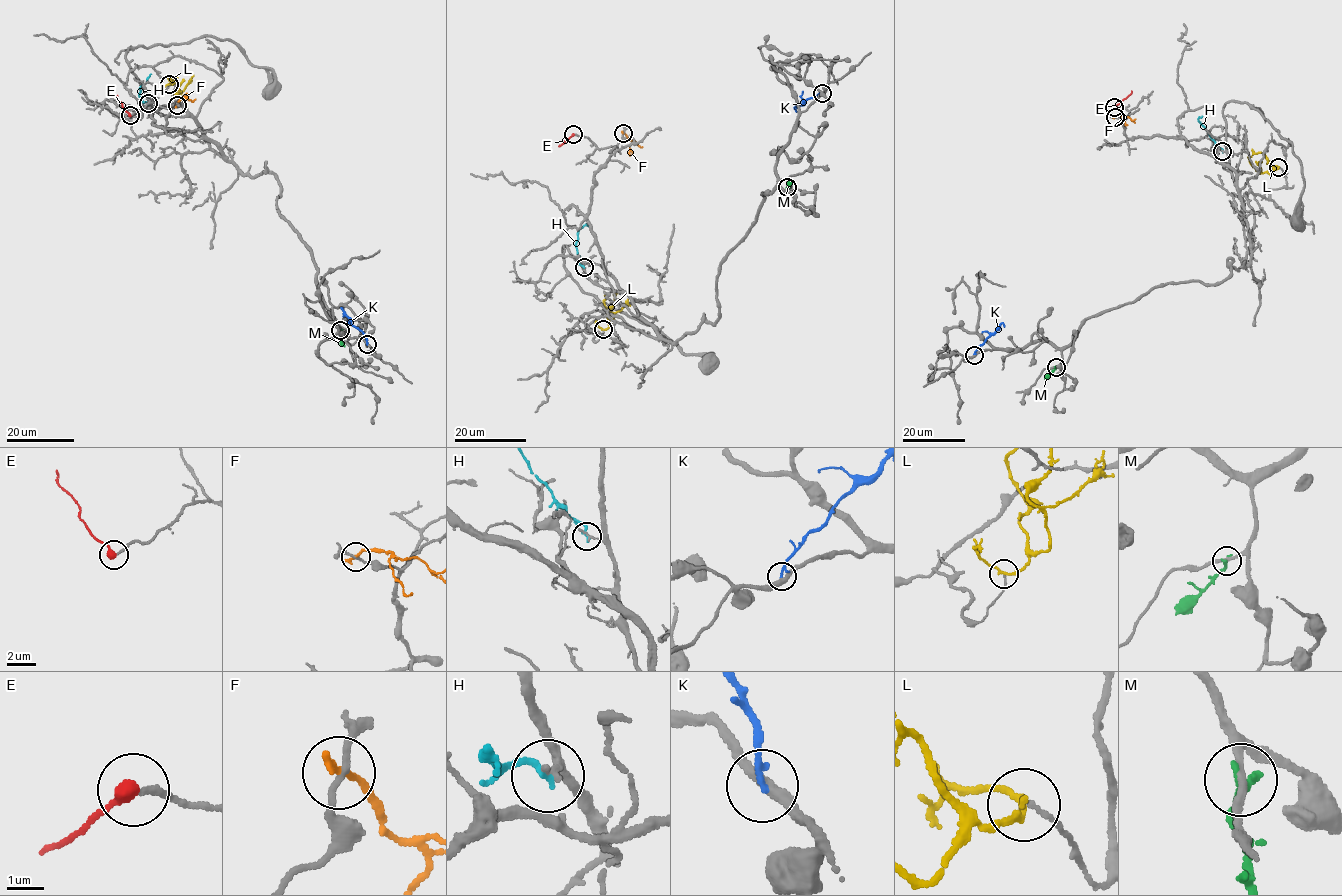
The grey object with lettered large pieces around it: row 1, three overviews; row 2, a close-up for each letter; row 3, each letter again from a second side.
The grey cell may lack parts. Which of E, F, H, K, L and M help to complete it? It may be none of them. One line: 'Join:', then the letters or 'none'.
Join: E

